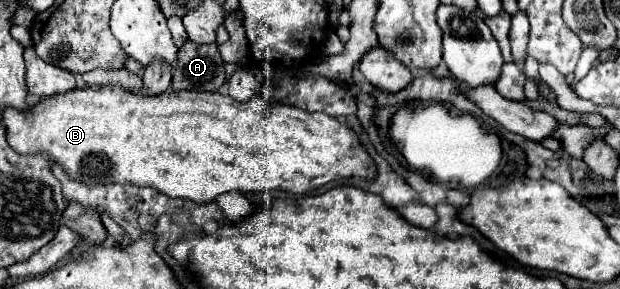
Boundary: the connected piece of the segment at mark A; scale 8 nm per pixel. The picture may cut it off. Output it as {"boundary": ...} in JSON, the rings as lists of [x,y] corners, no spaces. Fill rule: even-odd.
{"boundary":[[[185,40],[185,44],[177,50],[177,64],[173,68],[173,90],[199,90],[199,92],[215,92],[225,84],[225,60],[219,54],[217,44],[193,44]]]}

